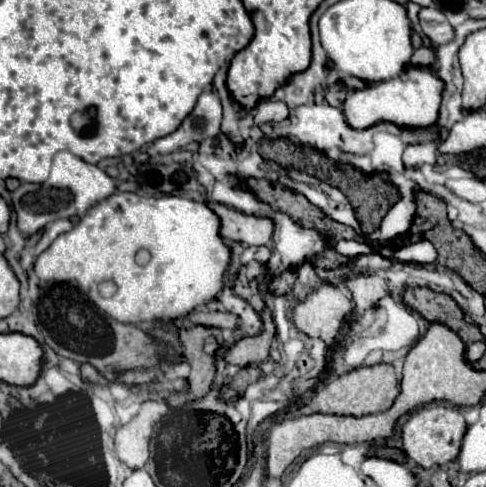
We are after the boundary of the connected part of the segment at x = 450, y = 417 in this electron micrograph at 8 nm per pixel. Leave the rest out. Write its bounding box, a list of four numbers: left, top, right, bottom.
[402,401,466,469]

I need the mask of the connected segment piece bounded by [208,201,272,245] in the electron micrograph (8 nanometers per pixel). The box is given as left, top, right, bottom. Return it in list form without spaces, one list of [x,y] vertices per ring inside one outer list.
[[[208,201],[208,207],[220,217],[220,235],[224,239],[240,241],[246,245],[266,245],[272,239],[270,219],[244,215],[214,201]]]

